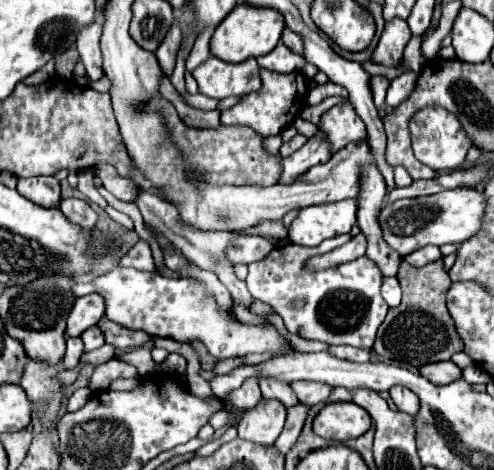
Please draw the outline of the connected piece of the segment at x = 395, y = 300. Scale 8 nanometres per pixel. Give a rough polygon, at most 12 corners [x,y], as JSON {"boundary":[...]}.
{"boundary":[[385,278],[381,286],[385,302],[391,308],[401,302],[397,278]]}

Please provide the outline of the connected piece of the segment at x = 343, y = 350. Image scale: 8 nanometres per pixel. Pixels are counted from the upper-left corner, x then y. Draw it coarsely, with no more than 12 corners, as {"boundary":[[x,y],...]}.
{"boundary":[[331,346],[329,352],[351,362],[369,362],[371,350]]}

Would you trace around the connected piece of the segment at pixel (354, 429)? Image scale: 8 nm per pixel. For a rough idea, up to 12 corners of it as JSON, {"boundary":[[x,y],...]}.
{"boundary":[[353,402],[327,404],[313,420],[325,440],[347,442],[371,428]]}

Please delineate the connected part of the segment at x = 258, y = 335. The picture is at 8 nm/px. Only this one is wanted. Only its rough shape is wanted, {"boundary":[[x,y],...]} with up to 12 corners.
{"boundary":[[115,266],[105,316],[219,360],[289,350],[273,326],[217,312],[195,280]]}

